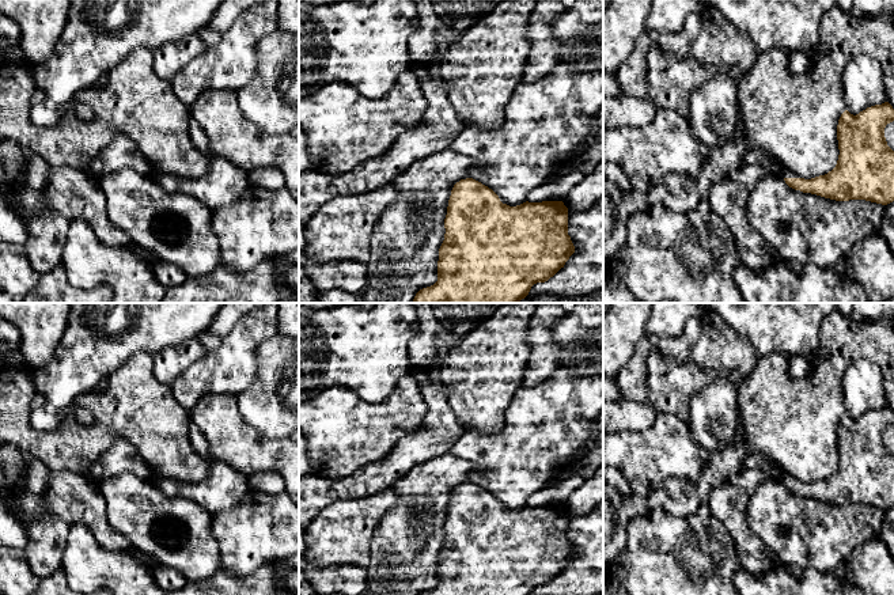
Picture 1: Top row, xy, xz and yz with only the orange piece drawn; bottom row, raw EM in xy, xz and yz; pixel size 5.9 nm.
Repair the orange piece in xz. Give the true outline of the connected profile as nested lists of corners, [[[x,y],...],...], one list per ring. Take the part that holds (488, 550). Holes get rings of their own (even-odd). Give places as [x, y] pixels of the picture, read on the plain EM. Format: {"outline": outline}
{"outline": [[[466,482],[451,494],[444,523],[444,545],[439,553],[437,585],[420,595],[530,595],[537,587],[553,581],[575,557],[568,539],[568,512],[562,505],[503,508],[499,500],[481,486]]]}

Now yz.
{"outline": [[[889,406],[856,420],[845,414],[837,429],[840,459],[836,471],[811,484],[789,474],[780,480],[789,492],[803,497],[887,509],[894,505],[894,455],[887,450],[884,432],[893,425],[894,413]]]}

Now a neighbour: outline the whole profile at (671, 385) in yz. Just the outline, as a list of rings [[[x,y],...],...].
[[[659,348],[654,349],[647,361],[649,403],[658,413],[670,413],[687,422],[692,397],[712,380],[727,376],[727,369],[704,369],[690,360],[677,363]]]

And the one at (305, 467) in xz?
[[[299,429],[299,478],[311,475],[311,465],[308,461],[307,441],[303,432]]]

